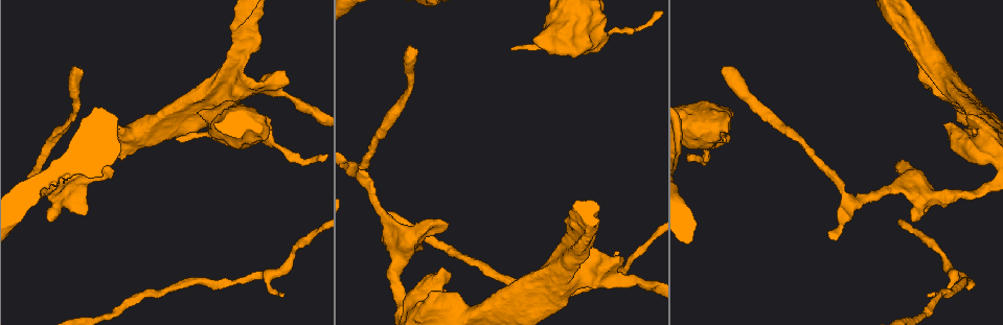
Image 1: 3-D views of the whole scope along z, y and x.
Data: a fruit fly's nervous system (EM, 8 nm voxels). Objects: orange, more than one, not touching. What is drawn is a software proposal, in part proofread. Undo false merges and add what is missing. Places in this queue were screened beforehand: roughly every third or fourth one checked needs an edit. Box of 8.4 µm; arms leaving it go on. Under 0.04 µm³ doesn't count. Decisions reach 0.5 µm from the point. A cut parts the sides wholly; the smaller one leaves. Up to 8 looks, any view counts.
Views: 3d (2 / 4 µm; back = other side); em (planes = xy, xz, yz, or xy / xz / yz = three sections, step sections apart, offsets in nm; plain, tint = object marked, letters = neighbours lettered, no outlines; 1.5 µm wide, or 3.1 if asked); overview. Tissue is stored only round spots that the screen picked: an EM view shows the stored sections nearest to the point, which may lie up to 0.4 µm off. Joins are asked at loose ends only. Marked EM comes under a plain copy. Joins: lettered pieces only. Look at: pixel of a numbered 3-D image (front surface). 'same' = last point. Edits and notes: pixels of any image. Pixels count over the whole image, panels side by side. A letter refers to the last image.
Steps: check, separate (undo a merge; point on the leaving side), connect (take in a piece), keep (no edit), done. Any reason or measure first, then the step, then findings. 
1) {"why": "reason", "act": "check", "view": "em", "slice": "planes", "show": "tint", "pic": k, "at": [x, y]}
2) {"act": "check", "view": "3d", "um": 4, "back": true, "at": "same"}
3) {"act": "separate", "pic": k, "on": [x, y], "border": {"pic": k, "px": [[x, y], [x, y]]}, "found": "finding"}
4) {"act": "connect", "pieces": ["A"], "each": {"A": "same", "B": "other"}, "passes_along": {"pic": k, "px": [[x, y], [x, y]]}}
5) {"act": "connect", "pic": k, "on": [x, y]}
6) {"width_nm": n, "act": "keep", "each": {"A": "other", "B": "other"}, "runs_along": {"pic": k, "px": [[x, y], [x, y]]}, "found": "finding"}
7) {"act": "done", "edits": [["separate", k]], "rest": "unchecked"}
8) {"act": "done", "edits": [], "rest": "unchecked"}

{"why": "branch stops here", "act": "check", "view": "em", "slice": "xy", "step": 4, "show": "letters", "pic": 1, "at": [280, 296]}

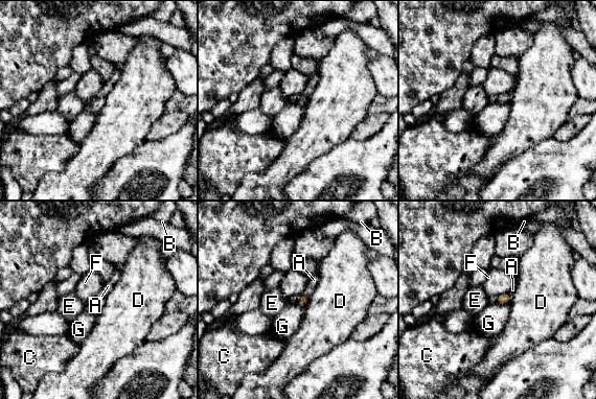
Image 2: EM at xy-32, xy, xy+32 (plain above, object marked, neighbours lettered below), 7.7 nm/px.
{"act": "check", "view": "em", "slice": "xz", "step": 8, "show": "letters", "at": "same"}

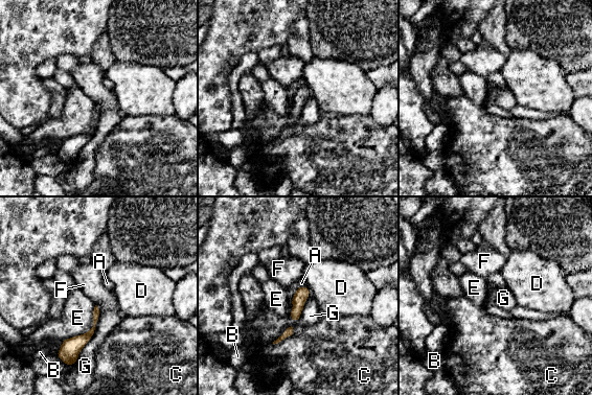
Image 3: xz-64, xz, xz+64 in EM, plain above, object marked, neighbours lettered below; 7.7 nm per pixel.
{"act": "keep", "each": {"A": "other", "B": "other", "C": "other", "D": "other", "E": "other", "F": "other", "G": "other"}, "runs_along": {"pic": 3, "px": [[96, 311], [93, 329], [63, 347]]}, "found": "no lettered piece goes on from it"}

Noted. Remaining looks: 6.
{"why": "thick turns thin", "act": "check", "view": "em", "slice": "planes", "show": "tint", "pic": 1, "at": [80, 175]}

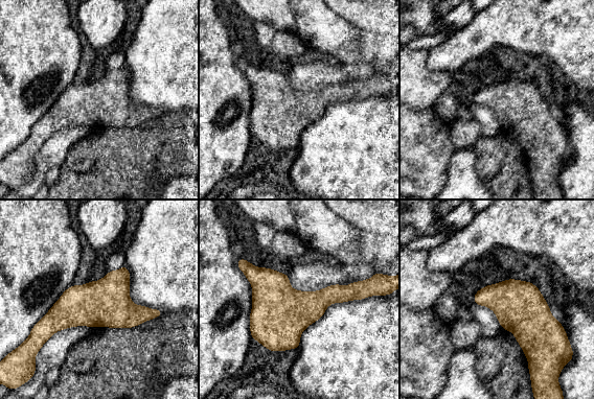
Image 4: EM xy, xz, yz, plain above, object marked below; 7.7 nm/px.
{"act": "check", "view": "em", "slice": "planes", "show": "letters", "at": "same"}

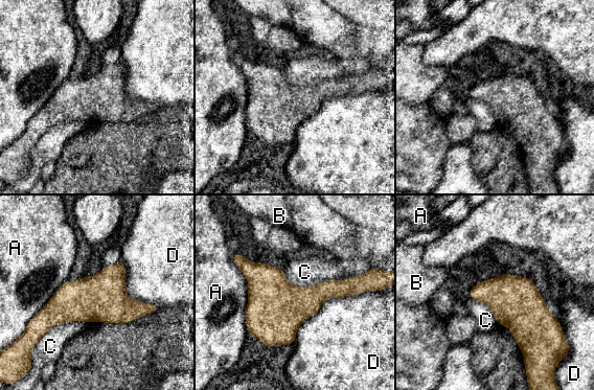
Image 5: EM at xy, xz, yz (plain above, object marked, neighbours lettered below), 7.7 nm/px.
{"width_nm": 360, "longest_contact_nm": ["D", 700], "act": "keep", "each": {"A": "other", "B": "other", "C": "other", "D": "other"}, "found": "one cell here"}

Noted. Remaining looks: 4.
{"why": "branch point", "act": "check", "view": "3d", "um": 4, "pic": 1, "at": [857, 201]}

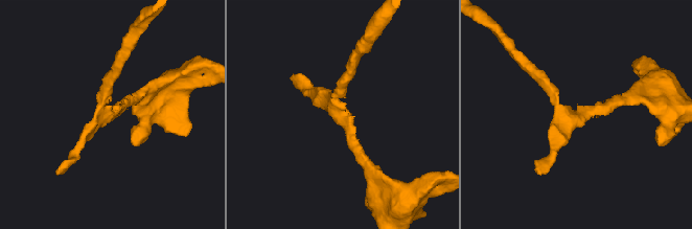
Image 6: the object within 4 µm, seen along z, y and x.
{"arms": 3, "arm_widths_nm": [160, 170, 190], "act": "check", "view": "em", "slice": "planes", "show": "letters", "pic": 6, "at": [574, 113]}

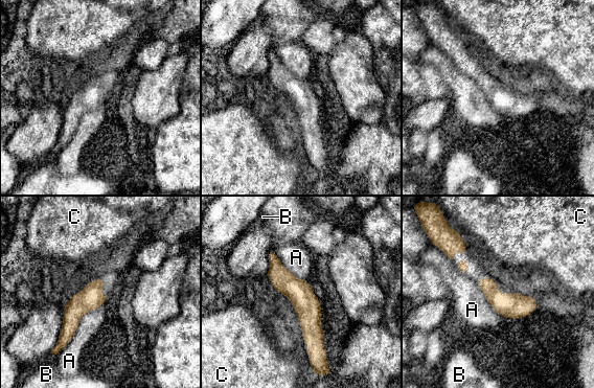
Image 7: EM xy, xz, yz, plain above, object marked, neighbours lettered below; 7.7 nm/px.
{"width_nm": 190, "act": "keep", "each": {"A": "other", "B": "other", "C": "other"}, "runs_along": {"pic": 7, "px": [[271, 253], [309, 310], [313, 358]]}, "found": "one cell here"}

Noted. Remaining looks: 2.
{"act": "done", "edits": [], "rest": "unchecked"}

